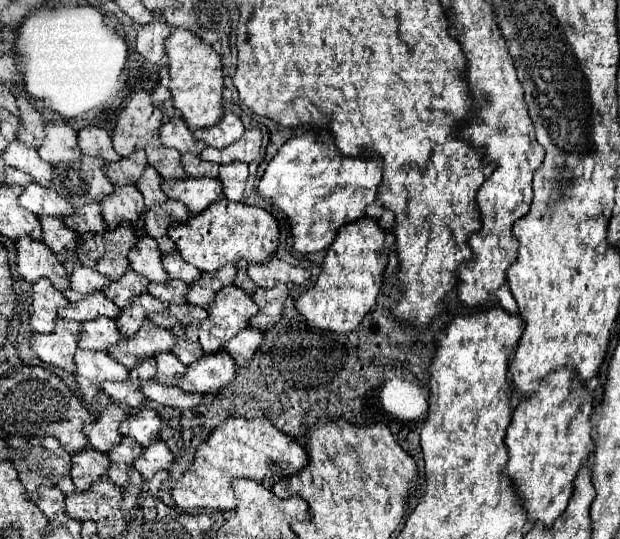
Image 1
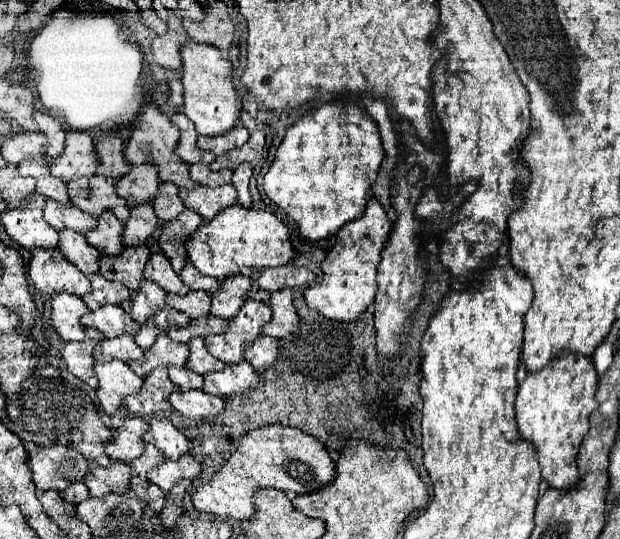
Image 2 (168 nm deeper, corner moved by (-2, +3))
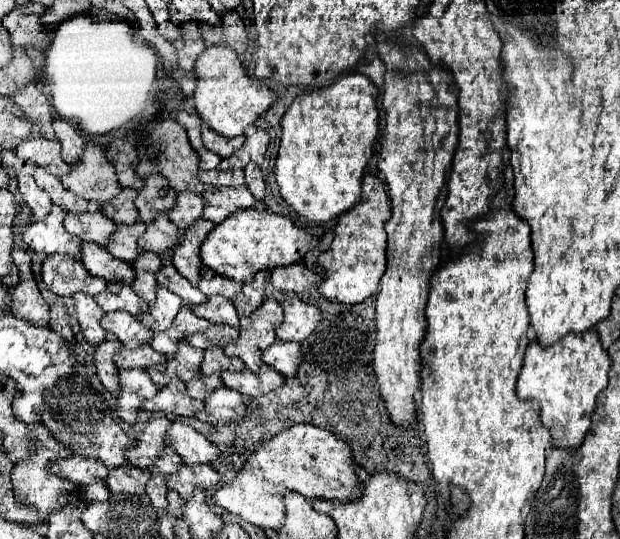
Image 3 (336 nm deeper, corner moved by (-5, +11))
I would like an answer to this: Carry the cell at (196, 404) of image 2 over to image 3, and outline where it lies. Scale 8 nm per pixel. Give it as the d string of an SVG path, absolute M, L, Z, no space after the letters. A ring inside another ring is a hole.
M220 387L206 395L202 419L212 425L226 425L246 415L246 397L234 389Z

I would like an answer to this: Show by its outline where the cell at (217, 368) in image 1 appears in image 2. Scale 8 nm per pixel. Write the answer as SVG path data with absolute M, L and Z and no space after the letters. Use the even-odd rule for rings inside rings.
M243 361L239 365L227 365L223 371L207 373L203 391L219 397L231 397L245 393L247 389L253 389L257 383L259 373L253 369L249 361Z

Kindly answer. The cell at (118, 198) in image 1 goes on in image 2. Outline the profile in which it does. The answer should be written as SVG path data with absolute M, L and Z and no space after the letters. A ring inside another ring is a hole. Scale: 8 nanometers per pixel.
M147 203L137 205L135 209L131 209L131 217L125 223L125 233L123 233L125 245L127 247L145 245L153 237L157 237L159 229L161 229L161 221L157 219L153 207Z

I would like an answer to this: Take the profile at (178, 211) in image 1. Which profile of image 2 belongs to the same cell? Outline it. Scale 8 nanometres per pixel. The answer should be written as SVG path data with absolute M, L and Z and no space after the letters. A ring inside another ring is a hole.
M185 209L175 221L161 225L159 247L163 255L171 261L177 275L181 273L181 267L187 263L185 241L191 233L195 233L195 229L199 229L199 225L203 225L203 219L191 209Z

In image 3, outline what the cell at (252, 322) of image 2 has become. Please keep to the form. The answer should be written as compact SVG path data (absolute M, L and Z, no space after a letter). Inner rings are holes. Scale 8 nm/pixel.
M274 297L264 303L248 317L240 317L240 335L224 347L228 357L238 357L250 371L258 371L262 365L262 351L274 343L274 327L282 323L282 307Z

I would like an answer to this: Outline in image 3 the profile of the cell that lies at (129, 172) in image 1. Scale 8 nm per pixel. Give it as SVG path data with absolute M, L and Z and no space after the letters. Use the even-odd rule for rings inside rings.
M154 173L144 179L144 187L138 191L134 203L140 211L140 219L148 223L158 213L170 211L174 207L174 199L176 199L176 191L168 185L166 177Z

